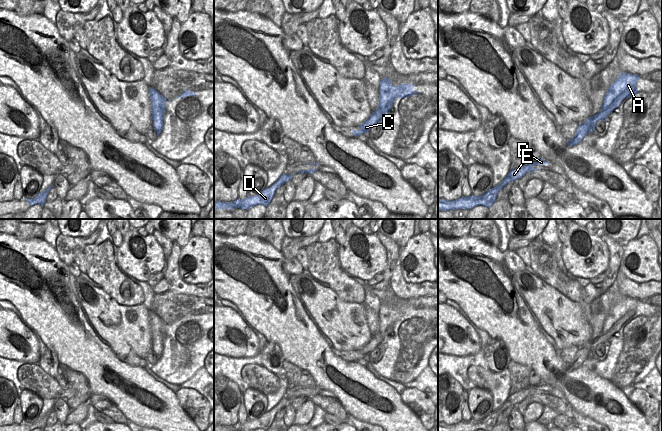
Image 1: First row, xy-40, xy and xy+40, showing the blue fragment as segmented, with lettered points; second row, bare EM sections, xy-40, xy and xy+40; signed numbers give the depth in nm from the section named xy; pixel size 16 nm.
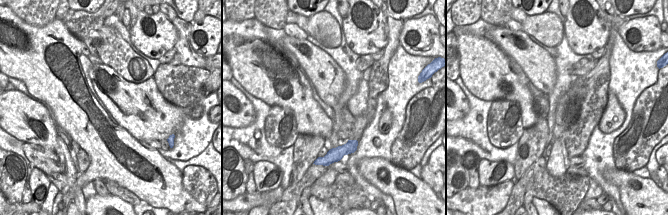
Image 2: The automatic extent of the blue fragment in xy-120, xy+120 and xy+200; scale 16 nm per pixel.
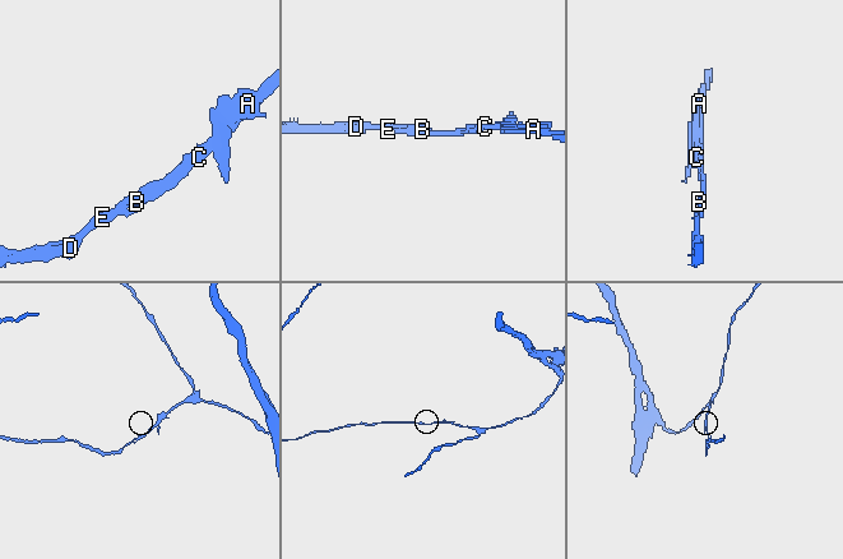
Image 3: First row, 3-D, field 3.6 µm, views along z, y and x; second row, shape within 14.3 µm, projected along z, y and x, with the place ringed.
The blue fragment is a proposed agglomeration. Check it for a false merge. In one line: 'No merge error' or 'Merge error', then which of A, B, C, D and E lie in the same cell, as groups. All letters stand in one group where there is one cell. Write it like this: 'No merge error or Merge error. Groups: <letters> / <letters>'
No merge error. Groups: A B C D E.

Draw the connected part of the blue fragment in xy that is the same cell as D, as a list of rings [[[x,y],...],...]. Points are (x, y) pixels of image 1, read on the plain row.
[[[283,397],[272,410],[265,412],[259,419],[247,420],[245,423],[238,422],[230,427],[214,425],[214,431],[253,431],[256,429],[264,429],[267,431],[270,428],[276,413],[290,405],[292,400],[293,399],[286,399]]]

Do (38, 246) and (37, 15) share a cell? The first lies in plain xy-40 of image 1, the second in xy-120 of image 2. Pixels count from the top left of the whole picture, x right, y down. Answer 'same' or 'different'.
different

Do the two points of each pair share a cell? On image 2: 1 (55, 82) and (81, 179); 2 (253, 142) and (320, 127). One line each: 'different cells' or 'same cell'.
1: same cell
2: different cells

